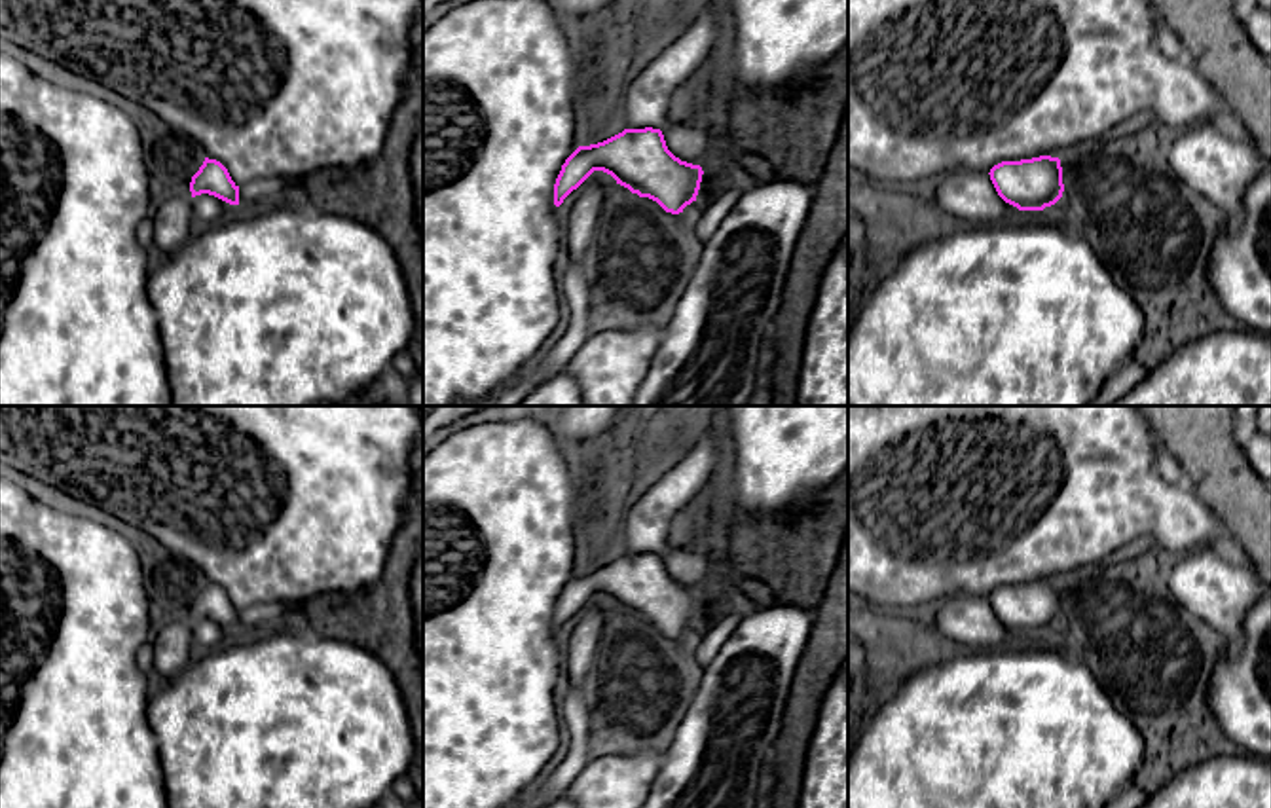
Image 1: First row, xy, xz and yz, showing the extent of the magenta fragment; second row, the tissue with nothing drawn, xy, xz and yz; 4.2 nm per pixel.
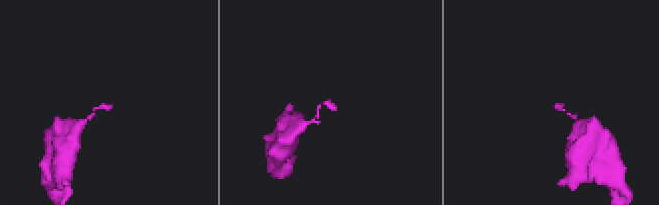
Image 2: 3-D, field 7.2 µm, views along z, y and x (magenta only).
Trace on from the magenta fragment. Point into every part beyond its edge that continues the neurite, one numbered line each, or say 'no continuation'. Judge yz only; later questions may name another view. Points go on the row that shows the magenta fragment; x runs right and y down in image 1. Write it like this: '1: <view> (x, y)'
no continuation

